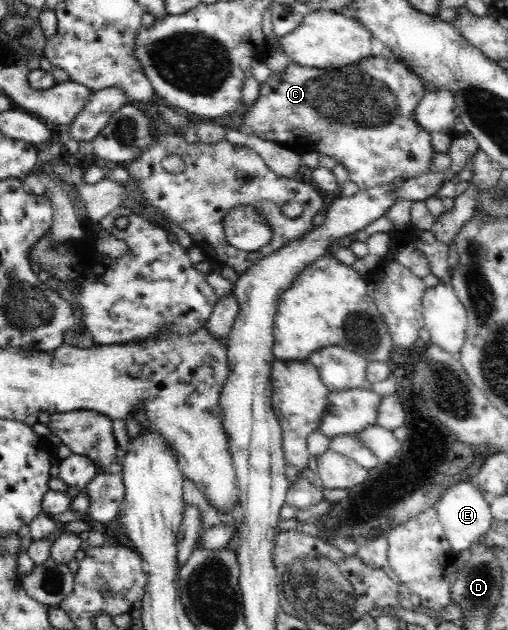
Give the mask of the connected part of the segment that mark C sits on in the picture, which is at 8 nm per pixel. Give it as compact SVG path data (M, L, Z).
M369 54L358 62L338 68L305 67L289 61L287 65L284 65L282 72L279 72L278 74L273 74L273 72L271 72L267 79L259 84L259 93L257 95L257 100L254 102L255 105L253 105L251 109L246 106L245 111L243 111L241 129L244 133L252 133L260 139L273 141L275 144L280 145L280 147L287 148L289 151L294 152L299 156L312 152L318 157L327 156L333 158L337 164L341 164L341 167L345 169L349 176L349 182L353 182L360 191L382 186L391 186L392 184L401 184L402 182L430 173L431 159L435 154L432 147L432 133L429 132L428 129L423 129L416 121L416 111L426 92L427 90L425 89L423 78L419 76L409 64L405 64L401 58L395 55L387 57L383 54Z

